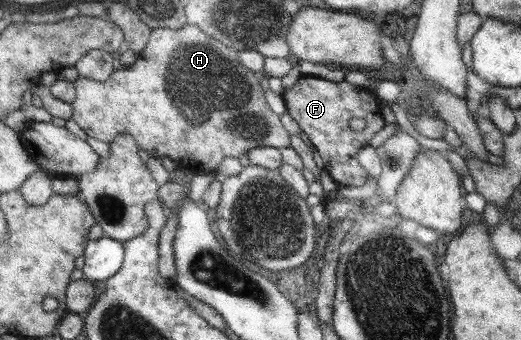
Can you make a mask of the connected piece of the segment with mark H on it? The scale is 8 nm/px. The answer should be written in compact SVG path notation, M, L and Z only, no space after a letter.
M186 23L186 26L180 29L154 28L150 39L141 52L137 53L137 60L131 66L118 68L114 73L111 73L108 81L94 81L91 78L79 77L75 80L76 97L73 106L73 120L86 132L89 137L112 144L112 141L120 134L129 134L135 138L139 145L139 150L143 150L150 155L150 158L162 160L163 157L172 159L176 167L185 169L194 173L194 175L209 175L215 172L218 165L227 157L240 157L247 154L253 148L272 147L280 150L282 147L290 146L290 135L286 133L286 129L282 127L280 119L276 113L270 111L270 107L266 105L264 99L264 89L260 87L258 79L254 77L254 72L248 69L247 66L240 61L239 52L228 47L220 40L208 37L199 27Z

